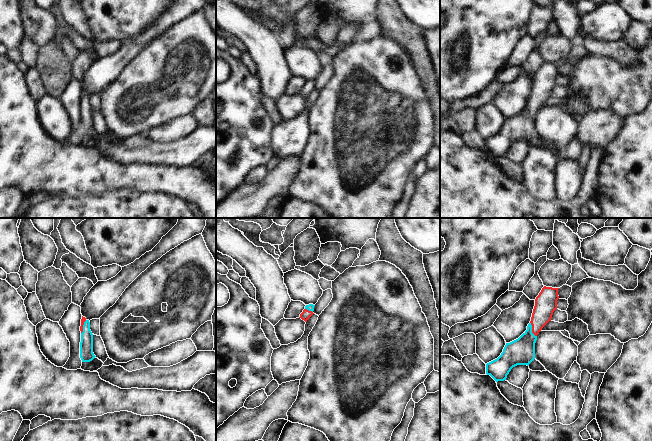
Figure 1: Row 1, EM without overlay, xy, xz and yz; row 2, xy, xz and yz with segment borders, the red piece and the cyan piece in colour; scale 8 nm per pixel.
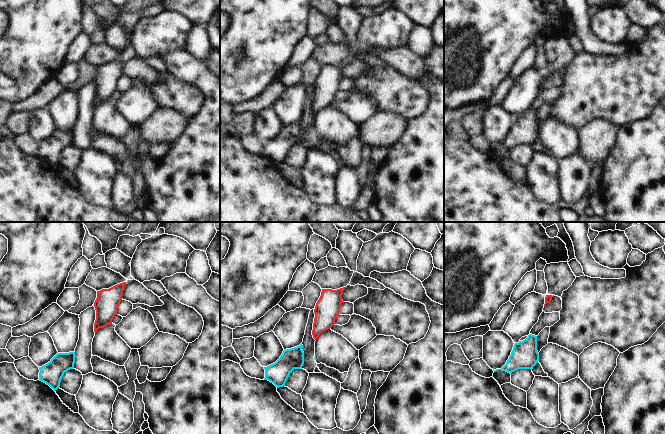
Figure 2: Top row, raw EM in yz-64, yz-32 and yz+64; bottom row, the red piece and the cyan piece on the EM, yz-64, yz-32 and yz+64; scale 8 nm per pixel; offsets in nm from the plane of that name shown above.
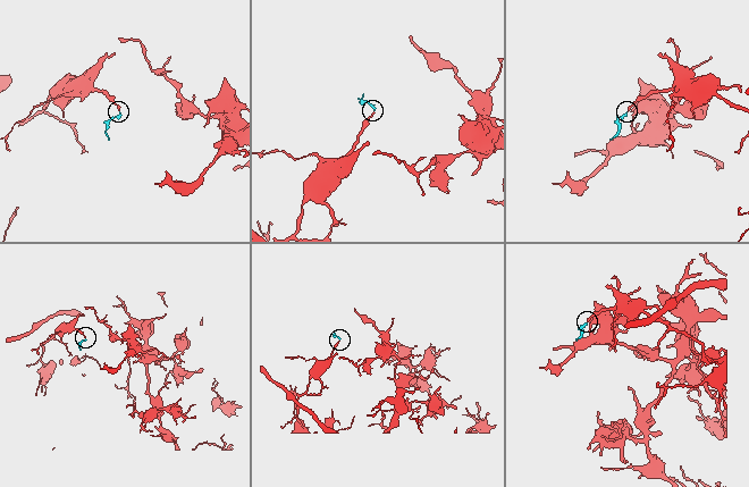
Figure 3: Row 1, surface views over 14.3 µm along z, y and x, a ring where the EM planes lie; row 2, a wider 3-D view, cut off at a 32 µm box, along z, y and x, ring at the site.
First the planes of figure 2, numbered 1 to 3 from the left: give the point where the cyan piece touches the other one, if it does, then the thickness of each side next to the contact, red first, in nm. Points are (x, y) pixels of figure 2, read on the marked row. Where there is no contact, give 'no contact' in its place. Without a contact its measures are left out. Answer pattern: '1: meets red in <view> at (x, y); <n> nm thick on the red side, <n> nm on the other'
1: no contact
2: no contact
3: no contact

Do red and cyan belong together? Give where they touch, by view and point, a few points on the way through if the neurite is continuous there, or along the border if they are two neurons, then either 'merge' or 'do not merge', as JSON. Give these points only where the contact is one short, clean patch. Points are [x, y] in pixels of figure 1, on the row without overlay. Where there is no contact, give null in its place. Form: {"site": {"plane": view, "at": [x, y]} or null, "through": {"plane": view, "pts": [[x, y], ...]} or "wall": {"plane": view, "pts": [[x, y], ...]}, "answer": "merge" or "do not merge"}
{"site": {"plane": "yz", "at": [532, 105]}, "through": {"plane": "yz", "pts": [[546, 78], [540, 94], [532, 105], [521, 127]]}, "answer": "merge"}

